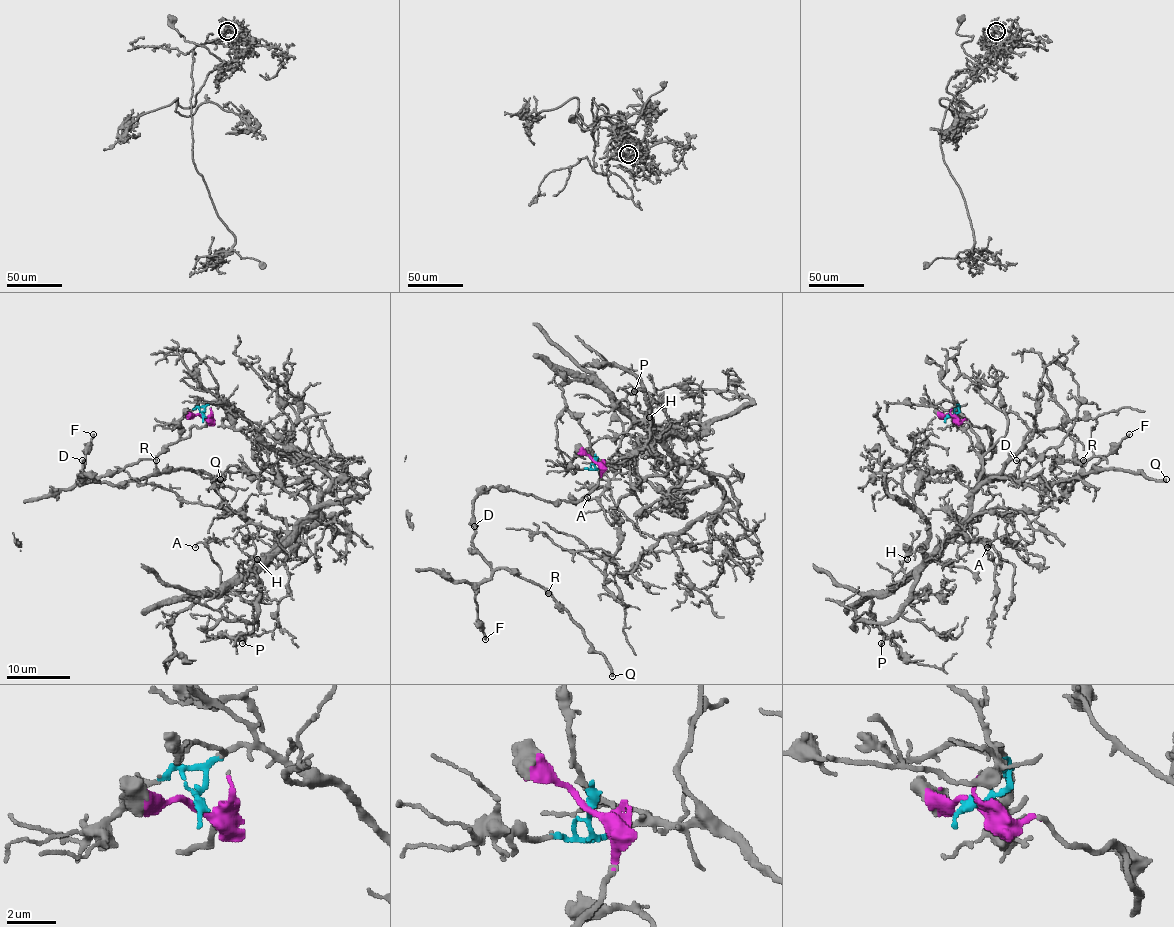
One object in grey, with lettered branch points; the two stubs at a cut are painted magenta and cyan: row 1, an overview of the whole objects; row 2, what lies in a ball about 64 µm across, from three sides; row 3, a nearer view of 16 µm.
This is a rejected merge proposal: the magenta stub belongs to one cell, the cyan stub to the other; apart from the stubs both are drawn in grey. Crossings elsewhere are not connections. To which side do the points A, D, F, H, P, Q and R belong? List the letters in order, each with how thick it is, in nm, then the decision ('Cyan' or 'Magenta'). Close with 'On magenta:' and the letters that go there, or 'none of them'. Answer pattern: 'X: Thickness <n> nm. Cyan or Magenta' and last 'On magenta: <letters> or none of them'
A: Thickness 110 nm. Cyan
D: Thickness 130 nm. Magenta
F: Thickness 200 nm. Magenta
H: Thickness 150 nm. Cyan
P: Thickness 140 nm. Cyan
Q: Thickness 280 nm. Magenta
R: Thickness 170 nm. Magenta
On magenta: D, F, Q, R

